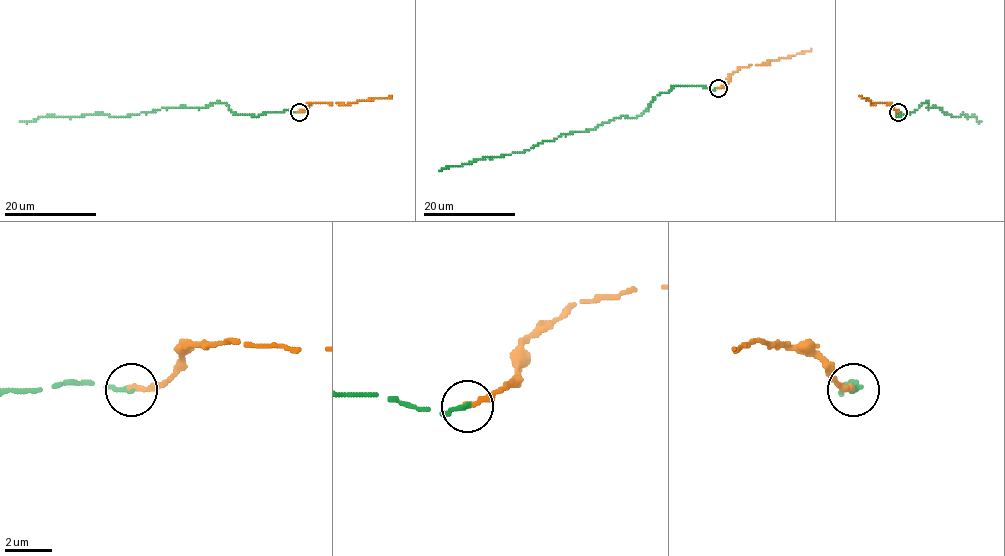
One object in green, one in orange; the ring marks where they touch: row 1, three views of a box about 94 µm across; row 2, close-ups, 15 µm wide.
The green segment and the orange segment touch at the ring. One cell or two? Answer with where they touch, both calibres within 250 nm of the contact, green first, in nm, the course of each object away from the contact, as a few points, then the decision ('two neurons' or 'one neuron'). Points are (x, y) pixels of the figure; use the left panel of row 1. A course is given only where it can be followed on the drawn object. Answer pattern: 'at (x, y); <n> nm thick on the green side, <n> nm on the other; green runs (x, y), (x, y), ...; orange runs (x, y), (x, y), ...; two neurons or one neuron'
at (299, 112); 220 nm thick on the green side, 220 nm on the other; green runs (299, 111), (255, 116), (232, 112), (224, 103), (216, 102), (119, 117), (103, 114), (20, 120); orange runs (298, 111), (304, 111), (310, 103), (350, 104), (392, 96); one neuron

